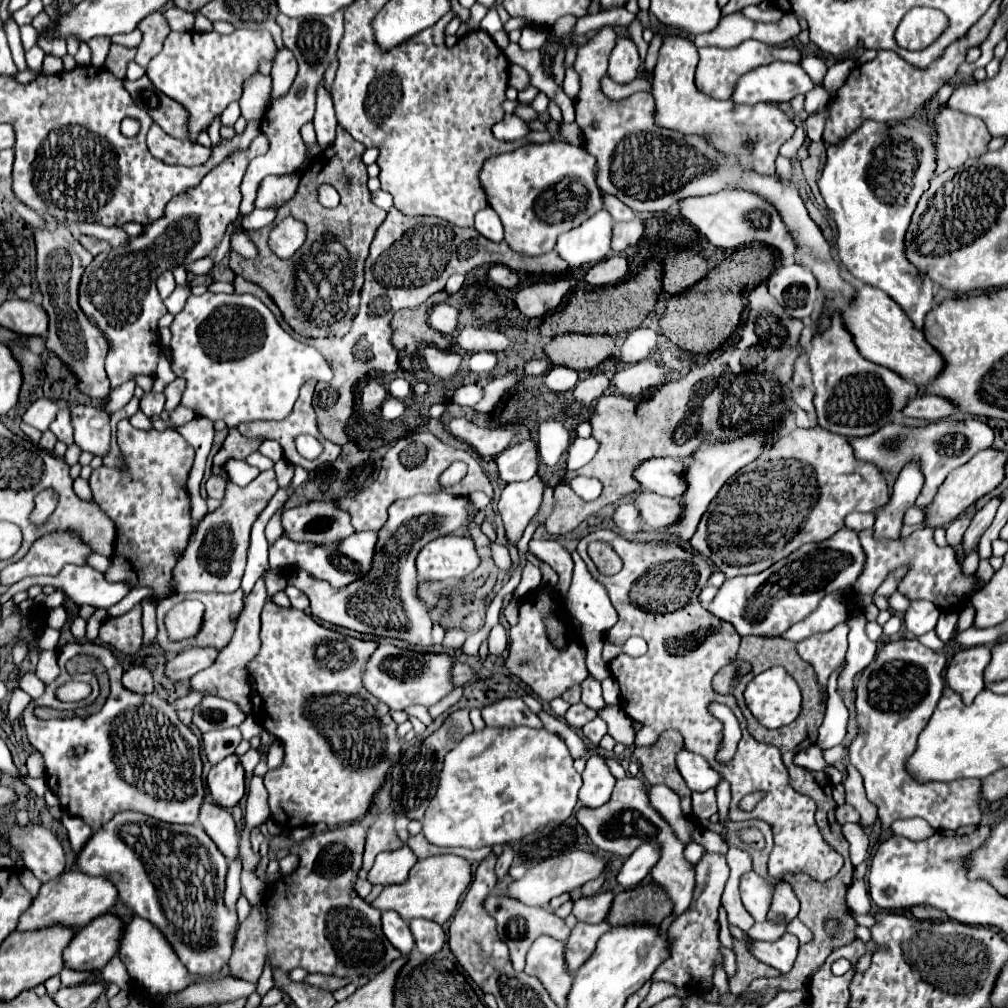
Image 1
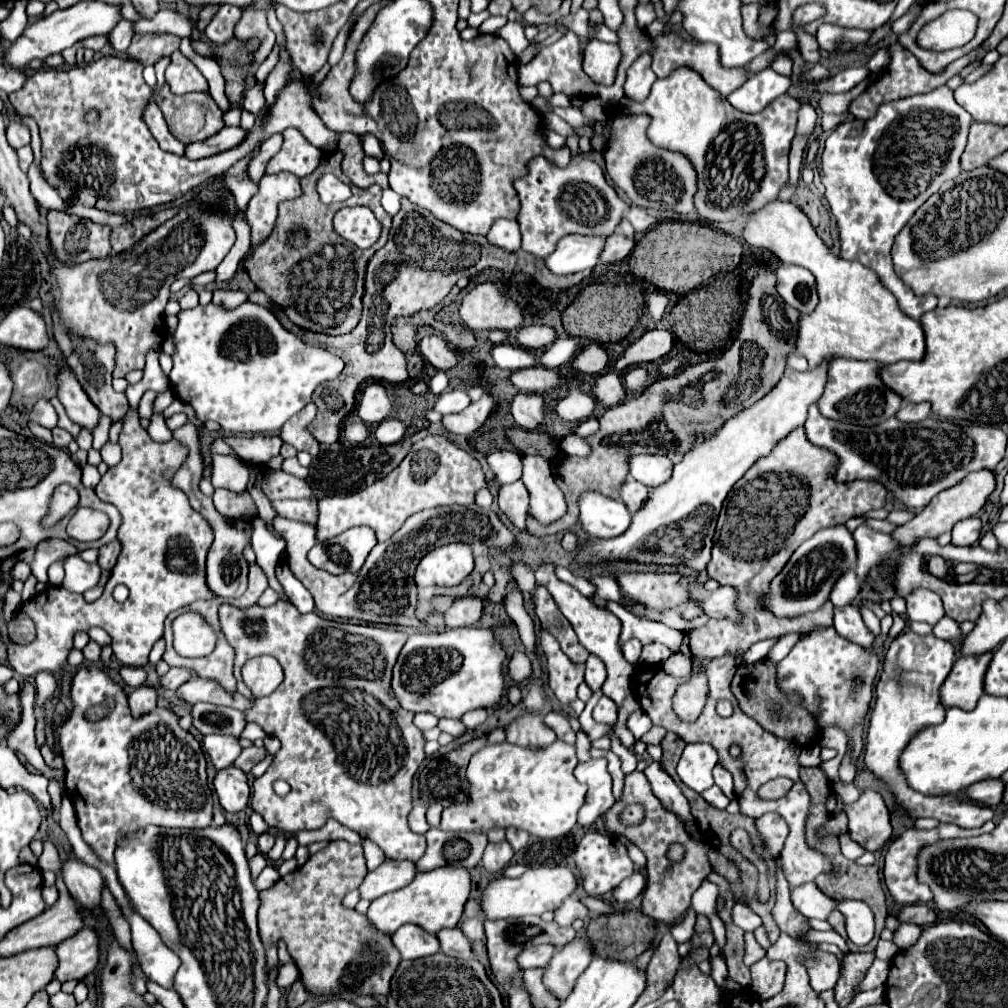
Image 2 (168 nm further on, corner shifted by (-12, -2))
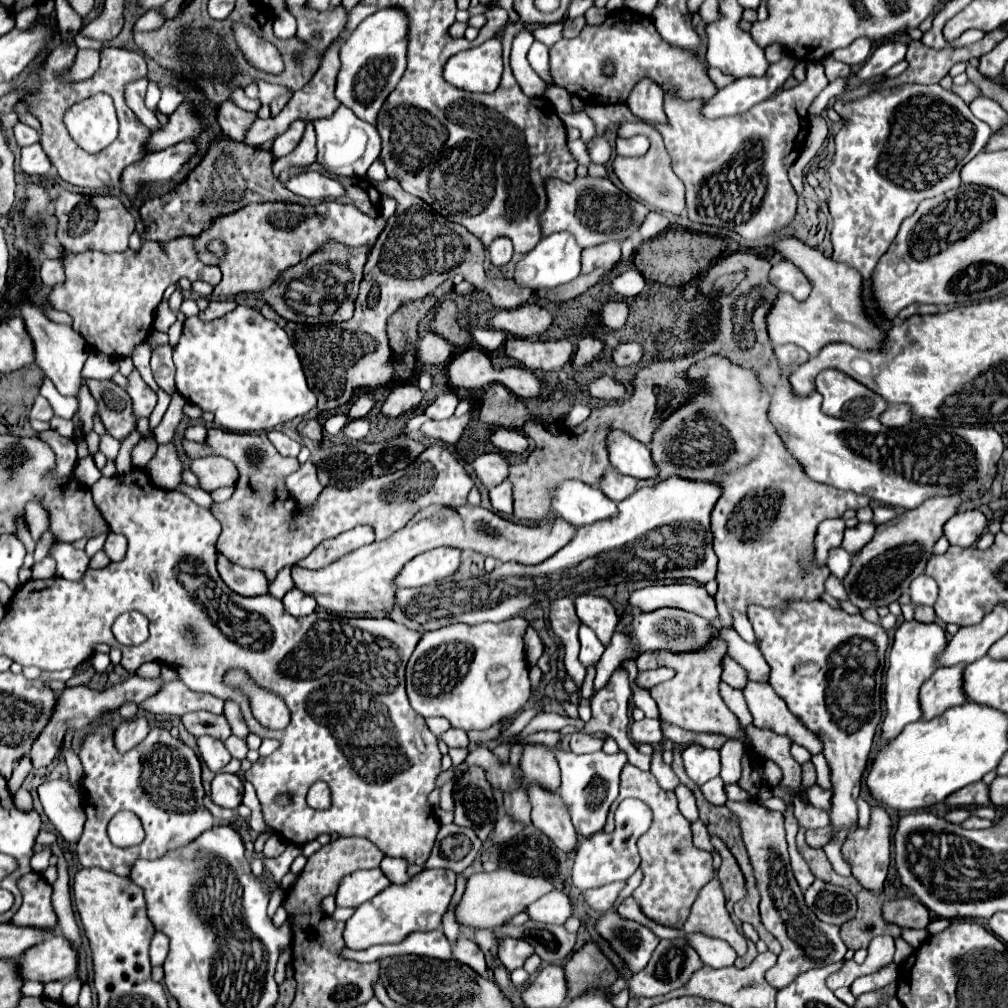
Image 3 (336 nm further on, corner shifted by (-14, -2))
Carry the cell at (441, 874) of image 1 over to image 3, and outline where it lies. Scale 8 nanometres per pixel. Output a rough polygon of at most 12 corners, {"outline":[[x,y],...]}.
{"outline":[[422,870],[356,908],[352,950],[436,930],[456,874]]}

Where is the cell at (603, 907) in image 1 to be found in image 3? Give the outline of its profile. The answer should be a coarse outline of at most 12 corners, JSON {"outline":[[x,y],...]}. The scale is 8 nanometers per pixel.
{"outline":[[554,890],[536,900],[526,914],[532,920],[564,924],[572,902]]}

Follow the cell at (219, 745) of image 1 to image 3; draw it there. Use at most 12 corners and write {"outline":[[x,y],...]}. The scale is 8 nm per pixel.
{"outline":[[198,738],[200,758],[212,772],[232,760],[224,742]]}

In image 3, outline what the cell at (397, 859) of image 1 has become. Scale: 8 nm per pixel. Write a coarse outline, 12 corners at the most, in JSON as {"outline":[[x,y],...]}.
{"outline":[[380,868],[348,874],[338,906],[360,906],[392,882]]}

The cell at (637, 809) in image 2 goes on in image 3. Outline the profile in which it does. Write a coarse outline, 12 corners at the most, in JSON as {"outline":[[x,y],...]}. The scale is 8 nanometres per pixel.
{"outline":[[626,798],[612,834],[578,844],[572,882],[590,890],[628,880],[652,810]]}

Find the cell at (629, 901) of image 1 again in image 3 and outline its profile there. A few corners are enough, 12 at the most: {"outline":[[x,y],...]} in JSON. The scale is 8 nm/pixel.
{"outline":[[586,942],[564,966],[568,998],[608,988],[616,966],[596,942]]}

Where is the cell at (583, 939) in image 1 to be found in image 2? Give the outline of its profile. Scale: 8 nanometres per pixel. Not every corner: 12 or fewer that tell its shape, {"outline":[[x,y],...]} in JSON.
{"outline":[[586,938],[558,950],[544,968],[546,988],[562,1002],[594,958]]}

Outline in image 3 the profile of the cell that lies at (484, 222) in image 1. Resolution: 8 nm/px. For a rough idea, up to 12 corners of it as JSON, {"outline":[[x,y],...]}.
{"outline":[[506,236],[488,246],[488,256],[496,266],[508,264],[514,252]]}

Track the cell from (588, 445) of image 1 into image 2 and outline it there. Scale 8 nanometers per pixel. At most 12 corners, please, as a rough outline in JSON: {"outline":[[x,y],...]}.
{"outline":[[566,436],[560,448],[566,454],[588,456],[590,446],[580,436]]}

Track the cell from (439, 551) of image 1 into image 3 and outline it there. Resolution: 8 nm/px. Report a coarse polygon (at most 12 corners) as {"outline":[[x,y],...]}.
{"outline":[[434,548],[412,558],[396,578],[420,588],[452,576],[462,552]]}

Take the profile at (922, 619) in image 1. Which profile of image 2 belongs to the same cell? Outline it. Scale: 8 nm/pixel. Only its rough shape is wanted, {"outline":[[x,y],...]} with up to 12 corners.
{"outline":[[930,590],[906,596],[910,620],[936,624],[944,616]]}

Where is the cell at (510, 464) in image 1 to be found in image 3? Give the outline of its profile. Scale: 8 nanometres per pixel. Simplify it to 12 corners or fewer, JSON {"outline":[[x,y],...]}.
{"outline":[[502,452],[478,456],[474,470],[486,488],[494,488],[510,474]]}

